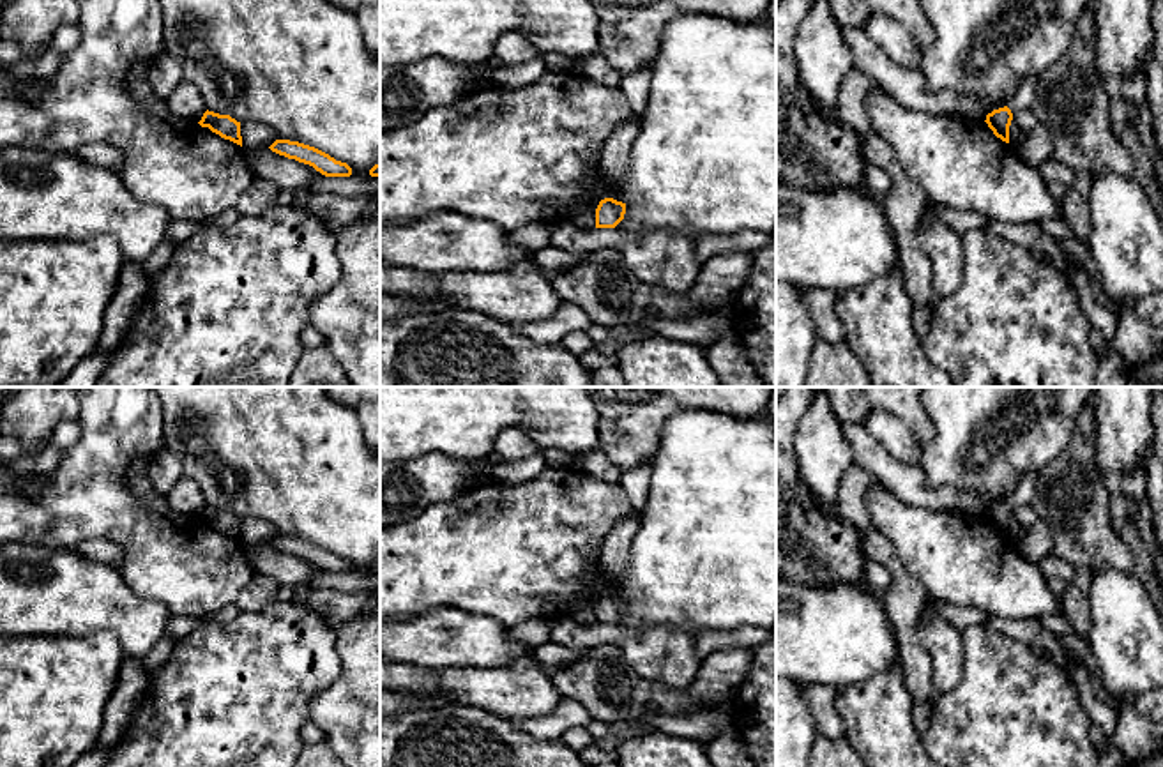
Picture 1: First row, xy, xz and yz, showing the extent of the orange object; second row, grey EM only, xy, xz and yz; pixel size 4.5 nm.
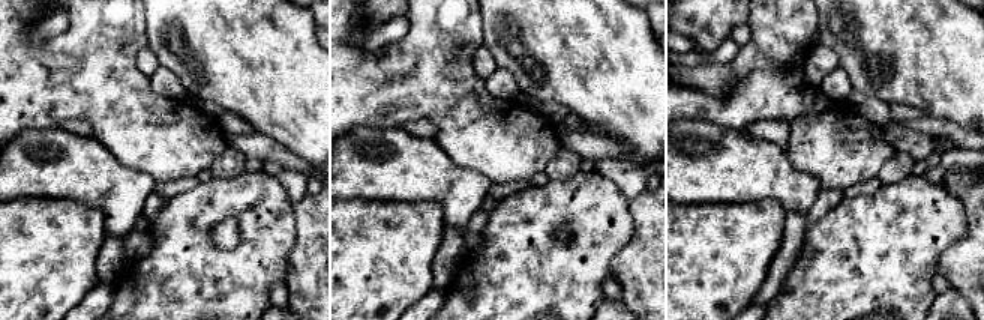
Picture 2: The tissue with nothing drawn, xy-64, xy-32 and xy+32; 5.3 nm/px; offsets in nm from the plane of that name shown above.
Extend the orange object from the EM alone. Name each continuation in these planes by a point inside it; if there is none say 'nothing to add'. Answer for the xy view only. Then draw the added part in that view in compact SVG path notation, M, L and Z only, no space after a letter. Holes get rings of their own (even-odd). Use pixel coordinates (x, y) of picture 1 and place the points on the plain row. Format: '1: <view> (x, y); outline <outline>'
nothing to add

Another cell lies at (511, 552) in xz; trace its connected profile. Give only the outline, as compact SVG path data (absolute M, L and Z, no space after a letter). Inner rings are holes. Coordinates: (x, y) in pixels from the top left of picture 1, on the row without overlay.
M562 467L546 468L521 484L477 486L454 500L428 507L405 525L380 527L380 619L412 617L442 606L497 619L505 627L528 619L569 617L573 596L599 560L604 539L633 511L620 484Z

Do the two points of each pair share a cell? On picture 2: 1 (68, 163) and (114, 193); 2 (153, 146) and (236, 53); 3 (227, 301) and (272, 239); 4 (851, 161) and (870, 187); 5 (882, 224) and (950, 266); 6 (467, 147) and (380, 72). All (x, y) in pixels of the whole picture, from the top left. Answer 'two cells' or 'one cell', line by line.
1: one cell
2: two cells
3: one cell
4: two cells
5: two cells
6: one cell

